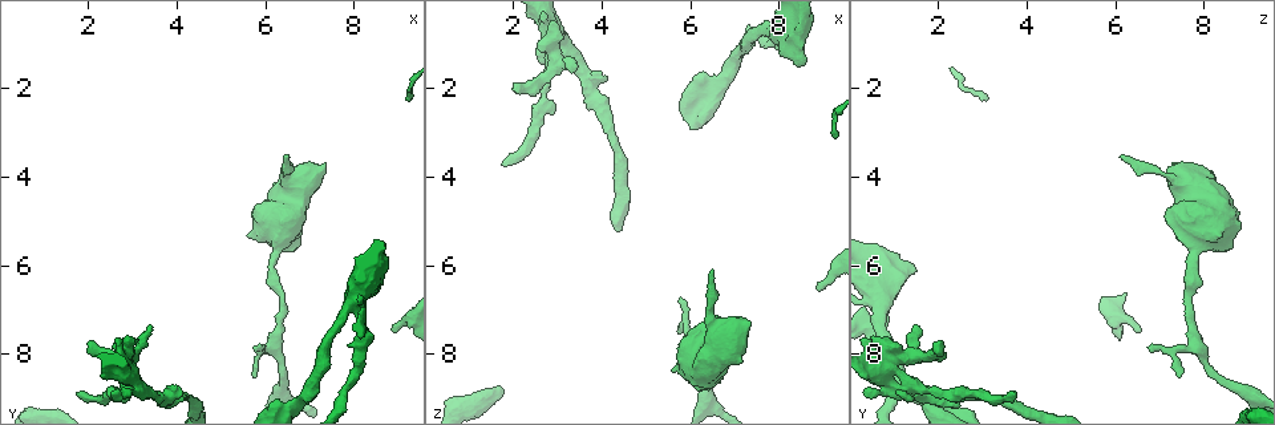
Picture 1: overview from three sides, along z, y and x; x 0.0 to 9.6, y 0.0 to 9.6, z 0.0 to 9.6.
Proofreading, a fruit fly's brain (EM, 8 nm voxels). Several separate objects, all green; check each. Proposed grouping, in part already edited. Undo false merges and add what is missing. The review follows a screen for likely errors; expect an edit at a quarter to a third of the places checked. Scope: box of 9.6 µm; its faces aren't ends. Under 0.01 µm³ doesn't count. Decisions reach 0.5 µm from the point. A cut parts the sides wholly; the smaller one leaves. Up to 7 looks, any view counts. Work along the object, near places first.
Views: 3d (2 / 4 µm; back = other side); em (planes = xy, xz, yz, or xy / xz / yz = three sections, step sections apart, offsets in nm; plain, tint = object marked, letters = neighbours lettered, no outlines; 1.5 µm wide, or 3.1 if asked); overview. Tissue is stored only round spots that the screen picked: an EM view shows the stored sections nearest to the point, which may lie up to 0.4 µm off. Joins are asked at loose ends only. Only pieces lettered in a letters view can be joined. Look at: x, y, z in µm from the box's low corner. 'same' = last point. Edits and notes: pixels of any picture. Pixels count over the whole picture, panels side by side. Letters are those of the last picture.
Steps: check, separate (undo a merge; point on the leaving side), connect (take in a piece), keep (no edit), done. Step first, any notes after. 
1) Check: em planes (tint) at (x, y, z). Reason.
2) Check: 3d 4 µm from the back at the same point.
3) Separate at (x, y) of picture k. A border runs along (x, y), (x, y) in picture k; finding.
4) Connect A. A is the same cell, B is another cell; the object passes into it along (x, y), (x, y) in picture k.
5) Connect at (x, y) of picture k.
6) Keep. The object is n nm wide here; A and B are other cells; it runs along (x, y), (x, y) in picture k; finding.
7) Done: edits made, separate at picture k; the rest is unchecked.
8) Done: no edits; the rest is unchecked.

Check: em xy step 8 (letters) at (2.50, 8.85, 1.10). Free end.

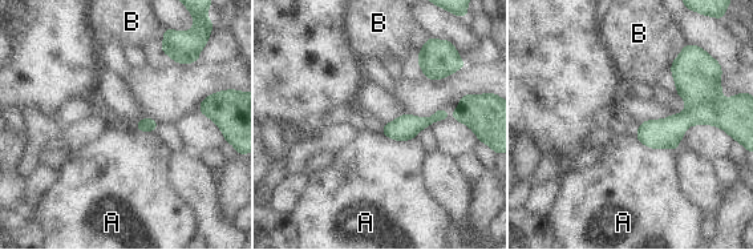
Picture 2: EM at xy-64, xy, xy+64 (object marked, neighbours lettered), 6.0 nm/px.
Keep. The longest contact is with A, 280 nm; A and B are other cells; none of them fits.

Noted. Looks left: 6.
Check: 3d 4 µm at (4.10, 8.85, 1.75). Free end.

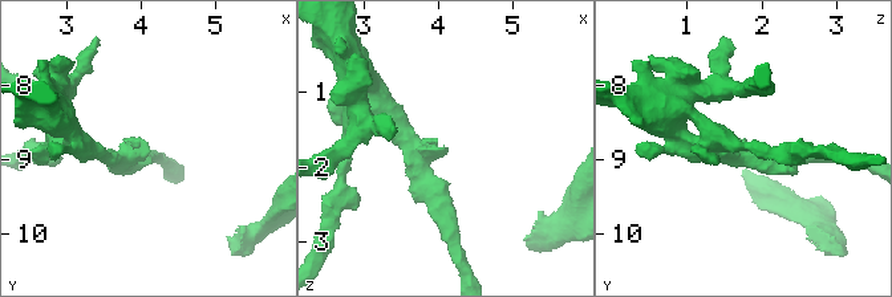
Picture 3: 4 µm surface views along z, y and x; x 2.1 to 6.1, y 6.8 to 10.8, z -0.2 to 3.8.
Check: em planes (letters) at (4.10, 8.80, 1.75). The arms are 220, 240 nm wide.

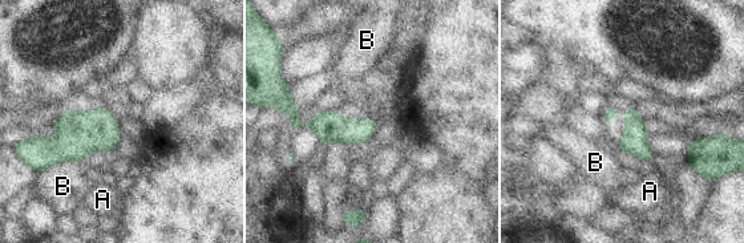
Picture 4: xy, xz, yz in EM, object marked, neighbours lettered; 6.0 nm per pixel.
Keep. A and B are other cells; a border runs along (84, 160), (61, 161), (39, 171) in picture 4; none of them fits.

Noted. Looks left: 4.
Check: em yz step 8 (letters) at (6.50, 3.50, 6.15).

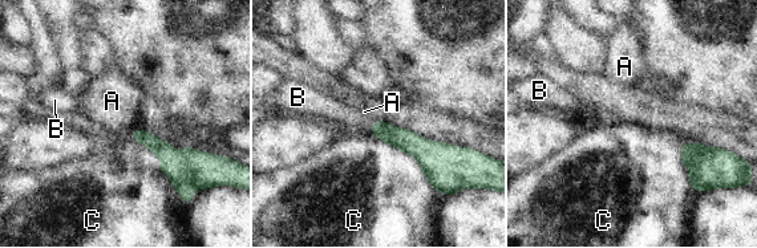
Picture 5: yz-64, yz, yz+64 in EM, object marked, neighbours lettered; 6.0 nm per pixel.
Connect B. B is the same cell, A and C are other cells; the neuron continues.

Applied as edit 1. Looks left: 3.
Done: edits made, connect at picture 5; the rest is unchecked.

